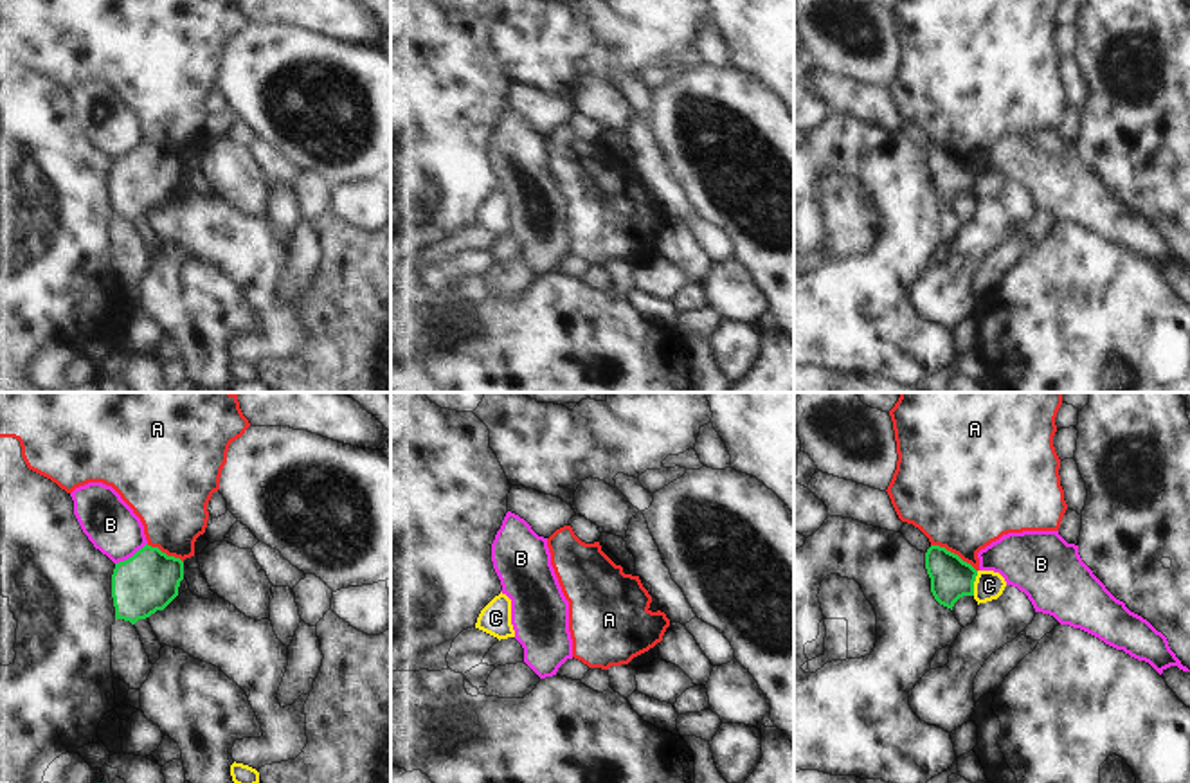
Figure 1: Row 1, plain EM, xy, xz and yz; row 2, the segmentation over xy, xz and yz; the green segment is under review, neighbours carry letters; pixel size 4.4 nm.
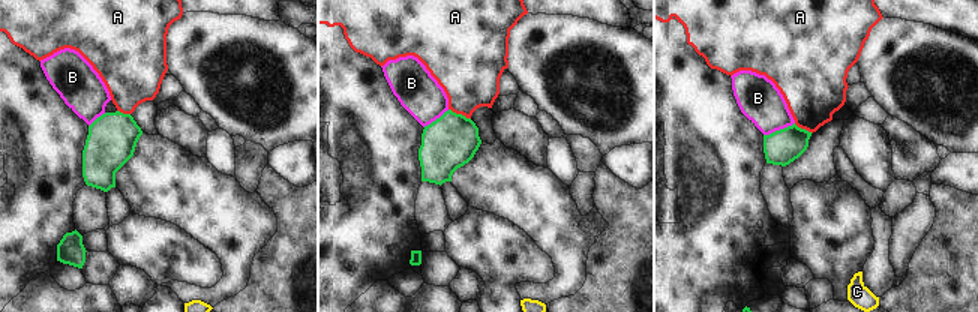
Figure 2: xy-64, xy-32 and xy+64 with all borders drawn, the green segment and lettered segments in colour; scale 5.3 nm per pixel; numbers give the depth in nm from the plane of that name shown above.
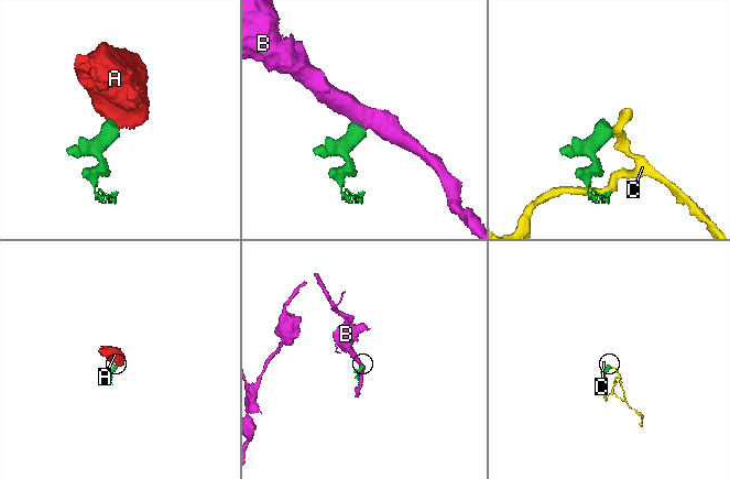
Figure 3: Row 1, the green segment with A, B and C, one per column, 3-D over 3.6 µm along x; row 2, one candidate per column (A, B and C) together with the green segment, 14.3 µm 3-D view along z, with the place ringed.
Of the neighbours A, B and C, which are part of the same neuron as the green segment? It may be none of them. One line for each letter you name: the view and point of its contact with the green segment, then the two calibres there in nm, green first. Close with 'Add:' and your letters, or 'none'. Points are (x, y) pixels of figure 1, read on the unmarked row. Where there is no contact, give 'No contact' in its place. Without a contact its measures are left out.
Add: none.

